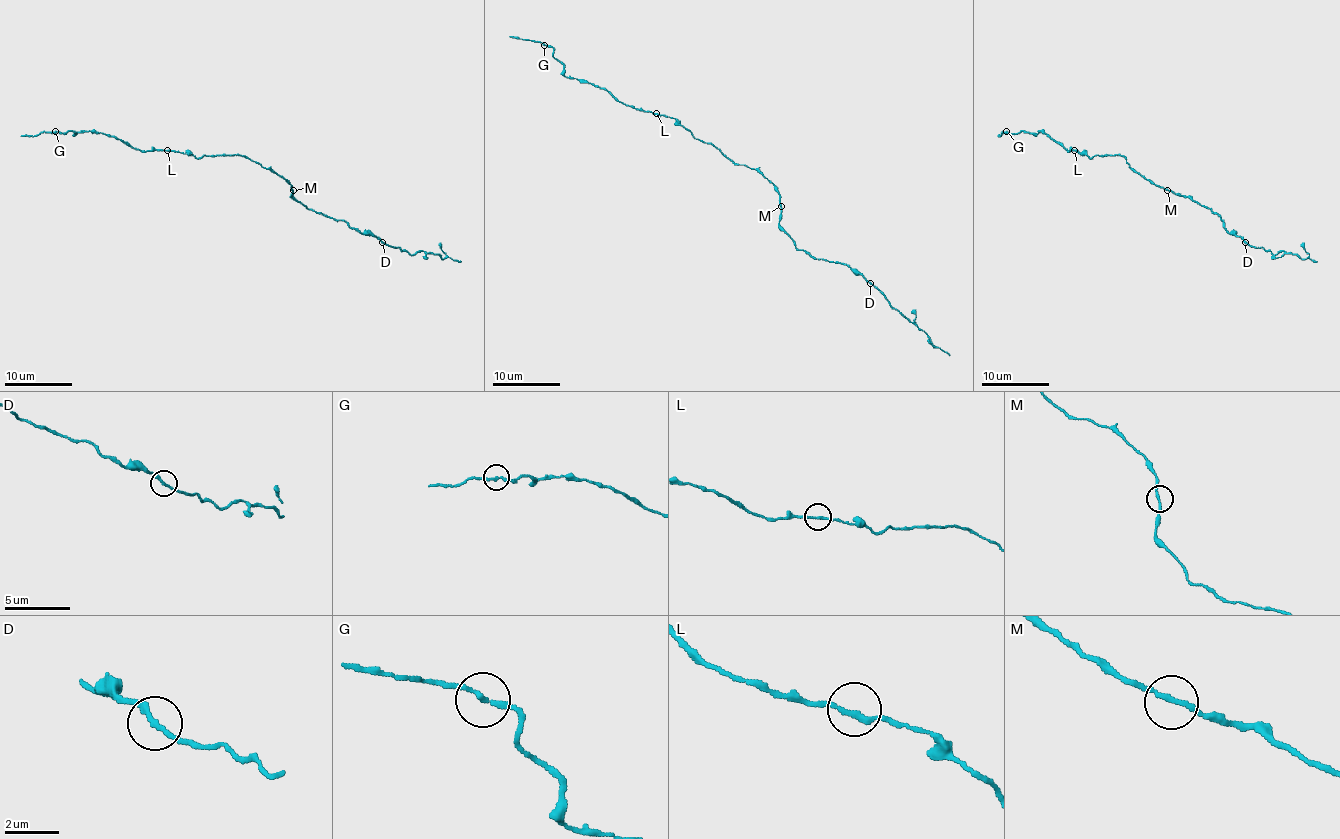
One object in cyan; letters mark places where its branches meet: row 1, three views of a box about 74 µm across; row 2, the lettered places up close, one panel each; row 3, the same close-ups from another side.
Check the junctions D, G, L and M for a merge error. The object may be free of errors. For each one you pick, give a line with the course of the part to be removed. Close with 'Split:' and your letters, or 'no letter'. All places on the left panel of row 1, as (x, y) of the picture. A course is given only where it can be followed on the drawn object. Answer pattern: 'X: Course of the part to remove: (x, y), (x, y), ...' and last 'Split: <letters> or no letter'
Split: no letter

